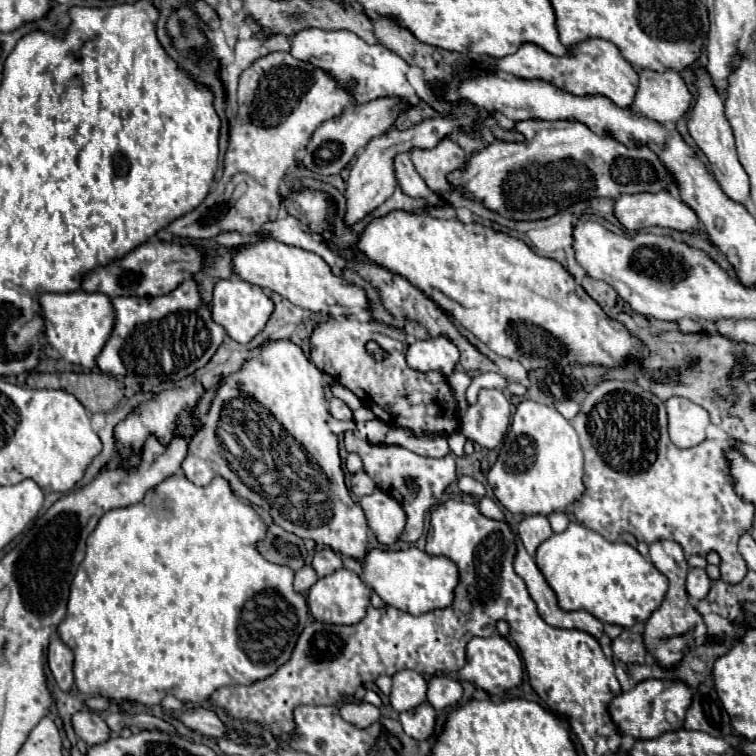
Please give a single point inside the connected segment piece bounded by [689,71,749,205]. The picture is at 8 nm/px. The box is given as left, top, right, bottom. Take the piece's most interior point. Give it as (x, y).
(708, 125)

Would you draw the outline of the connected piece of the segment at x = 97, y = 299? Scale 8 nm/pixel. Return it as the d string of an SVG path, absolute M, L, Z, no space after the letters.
M71 291L71 293L43 293L39 299L41 311L39 315L45 321L45 339L47 343L59 351L59 355L75 365L93 369L95 357L99 355L101 347L105 345L107 337L113 329L113 307L111 299L103 293L85 293L85 291Z

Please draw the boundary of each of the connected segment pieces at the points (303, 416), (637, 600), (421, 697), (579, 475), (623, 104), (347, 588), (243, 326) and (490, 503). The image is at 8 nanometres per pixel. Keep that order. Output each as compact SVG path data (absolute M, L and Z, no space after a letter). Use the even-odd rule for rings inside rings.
M275 341L275 343L269 343L267 347L263 347L257 355L249 357L237 373L231 373L229 377L225 377L225 383L217 389L213 403L211 403L211 409L205 415L201 429L189 441L189 453L183 461L183 473L195 485L209 485L215 477L223 477L229 481L229 485L237 497L247 499L249 503L263 507L273 517L273 523L277 523L285 531L295 533L301 539L313 539L317 543L317 547L327 545L327 547L337 549L339 553L343 553L347 557L361 559L367 551L369 527L367 527L363 509L351 499L351 495L347 491L345 475L343 475L341 459L339 459L339 433L355 428L355 425L354 421L345 423L345 421L337 421L335 417L331 417L331 413L327 409L321 371L303 355L301 347L293 345L291 341ZM237 407L243 413L241 417L251 417L251 425L263 425L271 431L273 445L275 445L275 459L279 459L279 455L289 455L287 463L283 461L283 477L281 477L283 481L275 483L275 499L261 497L259 493L249 489L237 477L237 473L229 467L227 459L223 457L221 443L217 441L217 435L215 435L217 423L223 415L227 415L227 409L231 409L235 415Z
M571 523L563 533L543 541L535 561L563 611L585 609L603 623L627 629L647 621L667 593L667 577L649 559L641 557L635 547L623 541L611 543L581 523Z
M399 671L393 675L393 689L391 689L391 705L395 711L415 709L427 701L427 681L423 675L415 671Z
M529 399L521 401L487 481L497 501L515 515L565 511L583 497L583 453L575 429L557 409Z
M589 39L571 49L569 57L553 57L545 53L541 47L533 43L525 43L517 49L517 53L501 57L501 59L491 59L489 61L491 69L513 73L515 77L523 79L539 79L555 85L557 89L563 89L571 95L585 97L585 95L605 95L611 99L617 107L627 109L631 107L635 93L639 89L639 73L633 69L633 65L619 53L615 45L603 39Z
M339 569L323 579L319 579L309 591L307 591L307 605L315 621L323 623L335 623L335 625L353 625L365 617L365 609L369 605L371 589L359 579L357 573Z
M237 277L233 279L219 279L215 283L215 291L213 291L213 303L211 303L211 313L213 313L213 321L219 323L221 327L225 327L225 331L229 333L231 339L235 339L237 343L249 343L257 333L263 331L265 323L269 321L271 313L273 313L273 301L271 297L265 295L265 291L257 285L249 285Z
M483 497L481 501L479 501L479 511L485 515L485 517L491 517L491 519L505 519L505 515L501 513L501 509L497 507L497 503L493 501L493 499L489 499L489 497Z

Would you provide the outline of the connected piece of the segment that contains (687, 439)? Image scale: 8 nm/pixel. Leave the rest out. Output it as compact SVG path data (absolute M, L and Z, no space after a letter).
M671 397L667 399L665 405L667 405L667 415L669 415L669 435L677 447L683 447L683 449L693 447L707 439L705 429L709 425L709 413L703 407L691 403L689 399L681 399L681 397Z

